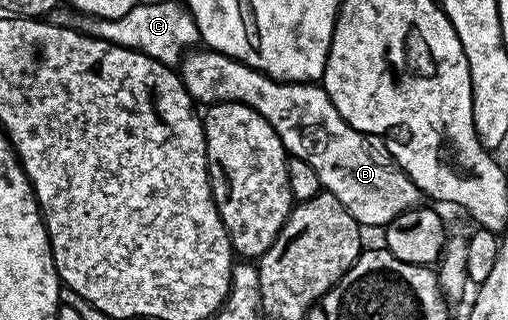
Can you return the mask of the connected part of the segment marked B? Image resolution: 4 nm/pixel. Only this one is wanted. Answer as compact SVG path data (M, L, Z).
M209 48L183 53L181 66L182 83L195 103L239 102L260 112L272 124L276 136L280 136L287 155L312 164L316 176L320 176L323 191L336 196L359 226L384 228L396 216L419 205L416 184L398 167L385 142L348 125L321 85L277 82L264 72Z

